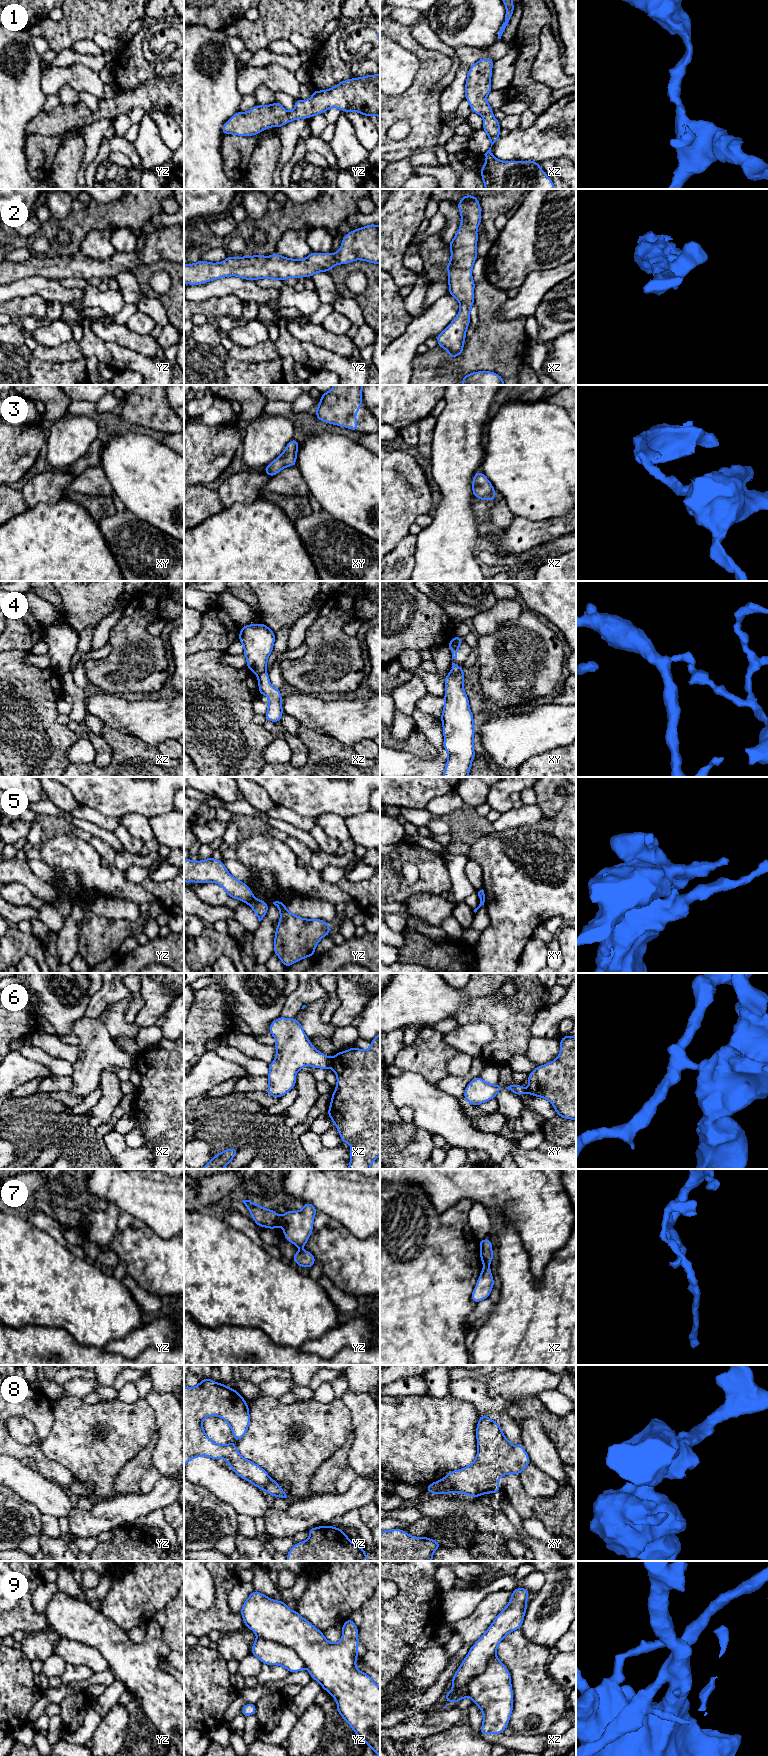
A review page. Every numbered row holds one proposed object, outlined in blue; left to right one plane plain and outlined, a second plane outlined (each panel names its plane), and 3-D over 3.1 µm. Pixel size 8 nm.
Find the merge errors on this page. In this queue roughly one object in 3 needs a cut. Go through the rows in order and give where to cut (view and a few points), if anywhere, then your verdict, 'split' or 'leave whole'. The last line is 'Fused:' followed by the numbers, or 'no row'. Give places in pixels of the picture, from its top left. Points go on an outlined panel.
1: no cut | leave whole
2: no cut | leave whole
3: no cut | leave whole
4: xz (265, 671), (257, 676) | split
5: yz (255, 898), (249, 904) | split
6: xz (332, 1058), (330, 1066) | split
7: yz (279, 1217), (280, 1224) | split
8: xy (443, 1478), (451, 1484), (454, 1490) | split
9: no cut | leave whole
Fused: 4, 5, 6, 7, 8

